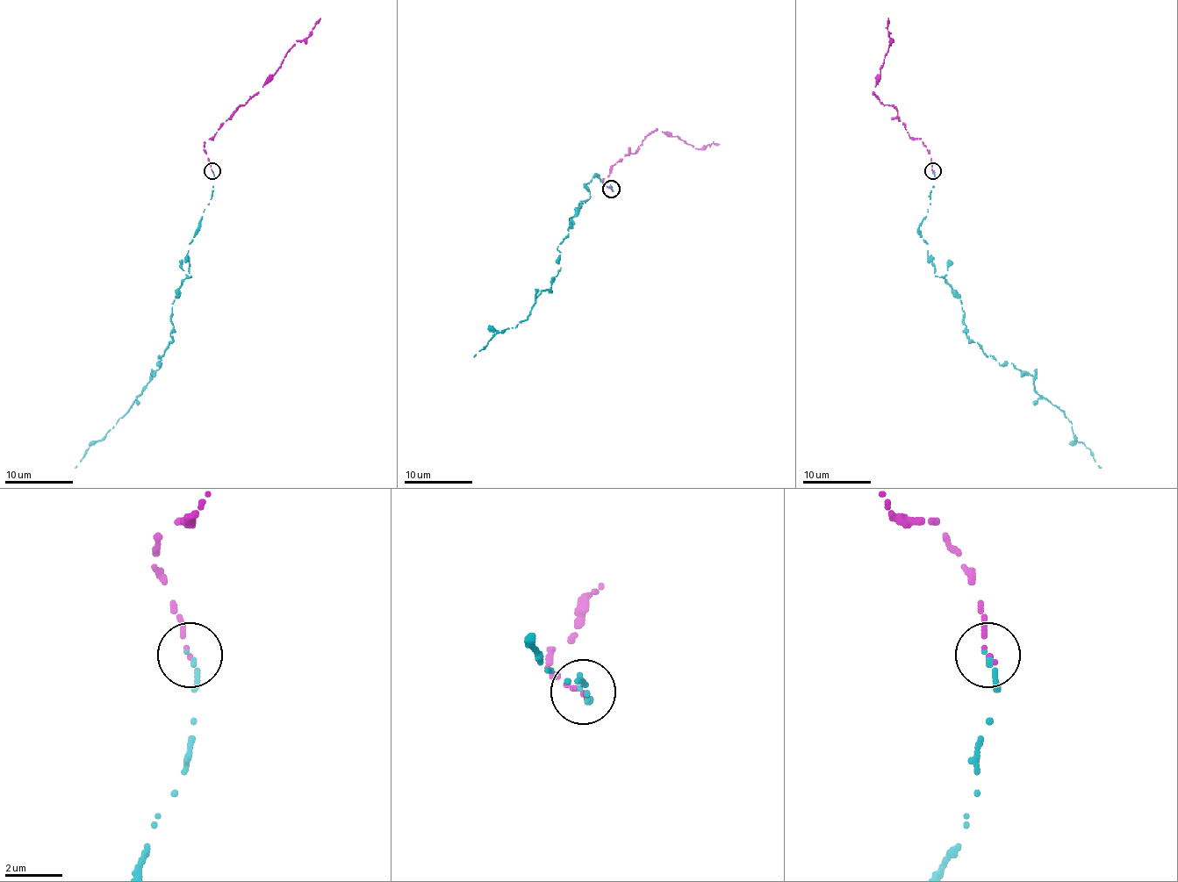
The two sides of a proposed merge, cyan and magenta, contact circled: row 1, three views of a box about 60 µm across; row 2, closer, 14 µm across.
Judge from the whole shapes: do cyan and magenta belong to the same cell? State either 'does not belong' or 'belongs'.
belongs

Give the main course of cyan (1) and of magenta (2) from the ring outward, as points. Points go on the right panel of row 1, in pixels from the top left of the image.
1: (933, 172), (919, 235), (935, 275), (960, 297), (966, 335), (1032, 377), (1101, 467)
2: (933, 170), (921, 139), (909, 136), (897, 117), (897, 111), (885, 105), (873, 91), (892, 41), (888, 17)

